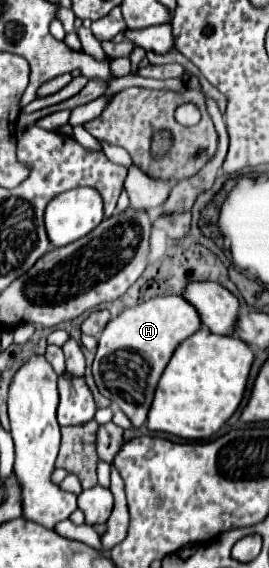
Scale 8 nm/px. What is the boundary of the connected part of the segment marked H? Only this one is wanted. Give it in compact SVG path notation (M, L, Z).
M182 295L154 297L132 309L124 309L106 325L98 341L92 373L100 393L118 403L134 427L142 427L164 367L170 363L176 347L192 337L200 327L202 319L196 307Z

